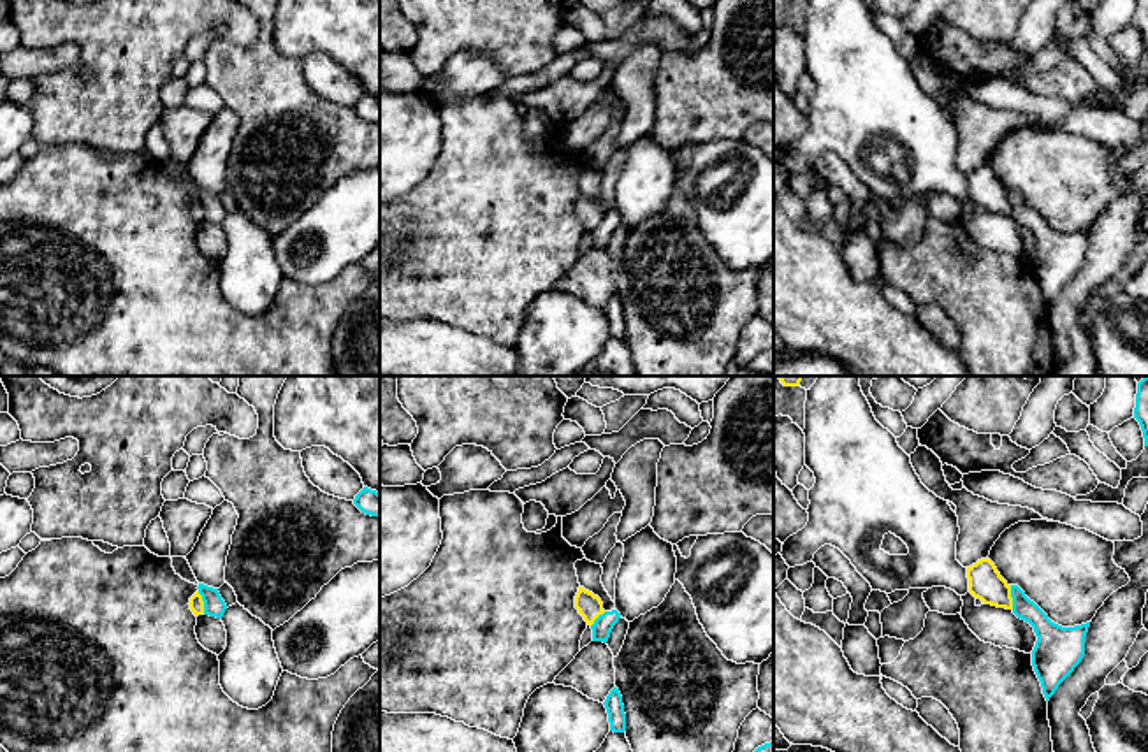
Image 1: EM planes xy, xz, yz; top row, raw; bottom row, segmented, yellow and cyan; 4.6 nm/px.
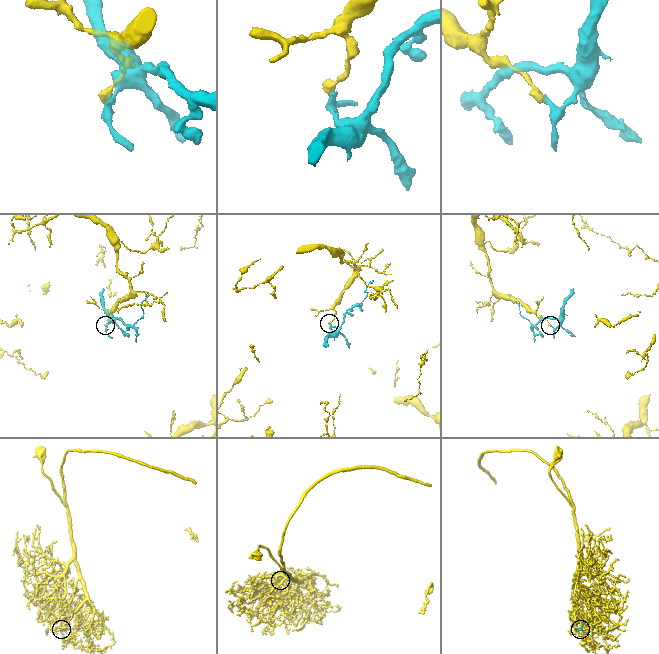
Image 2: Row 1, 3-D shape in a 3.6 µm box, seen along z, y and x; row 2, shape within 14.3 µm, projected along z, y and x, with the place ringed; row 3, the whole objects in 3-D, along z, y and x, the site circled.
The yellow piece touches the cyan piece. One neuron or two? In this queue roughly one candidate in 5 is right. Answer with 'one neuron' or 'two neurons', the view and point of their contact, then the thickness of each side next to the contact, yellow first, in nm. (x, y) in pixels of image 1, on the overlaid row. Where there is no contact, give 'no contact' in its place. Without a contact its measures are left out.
two neurons; contact yz (1011, 598); calibres 160 and 130 nm

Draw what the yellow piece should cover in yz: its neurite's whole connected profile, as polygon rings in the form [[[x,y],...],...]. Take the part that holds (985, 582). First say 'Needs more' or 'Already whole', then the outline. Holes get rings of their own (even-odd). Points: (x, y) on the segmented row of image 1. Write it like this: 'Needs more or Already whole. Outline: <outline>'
Already whole. Outline: [[[990,559],[967,568],[969,592],[985,604],[1013,610],[1011,585],[1000,576]]]

